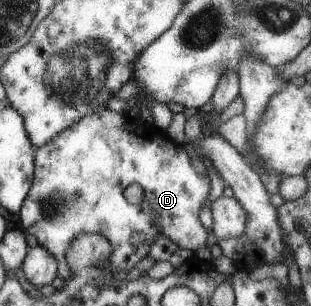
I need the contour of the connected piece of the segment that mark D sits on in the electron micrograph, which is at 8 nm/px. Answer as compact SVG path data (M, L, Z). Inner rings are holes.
M102 108L98 111L86 114L83 118L76 120L70 127L64 128L59 134L56 134L52 139L49 139L44 145L35 149L34 158L34 173L33 182L28 192L28 195L24 198L21 208L19 209L19 219L22 223L22 227L36 237L38 244L44 246L57 261L57 275L61 279L67 280L70 276L70 270L65 258L65 252L71 246L77 235L80 234L100 234L103 235L110 243L112 253L106 262L103 262L102 266L98 268L104 268L108 270L111 277L113 273L120 271L129 271L132 267L136 267L139 261L142 261L144 257L148 256L151 245L154 243L156 237L159 234L165 235L178 245L179 249L190 249L196 251L202 245L209 244L212 240L212 234L210 234L200 222L198 215L200 215L200 209L202 204L206 201L206 197L210 191L210 178L203 177L198 174L196 169L192 166L191 159L188 156L188 152L181 149L177 142L170 138L166 133L156 129L156 126L152 124L147 118L145 119L132 119L127 114L117 113L108 108ZM132 183L138 183L144 189L144 199L138 205L131 205L124 198L124 190L128 185Z

